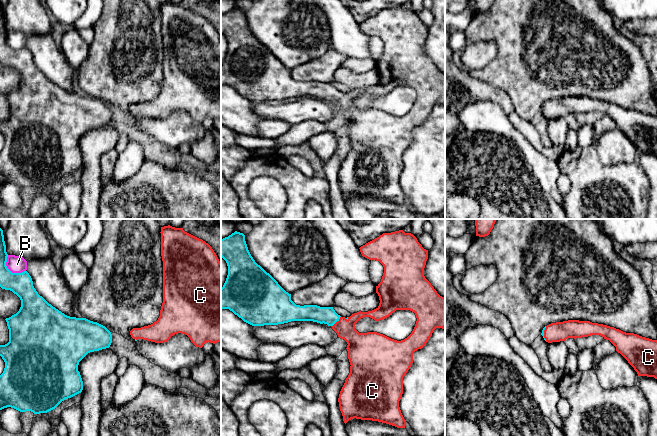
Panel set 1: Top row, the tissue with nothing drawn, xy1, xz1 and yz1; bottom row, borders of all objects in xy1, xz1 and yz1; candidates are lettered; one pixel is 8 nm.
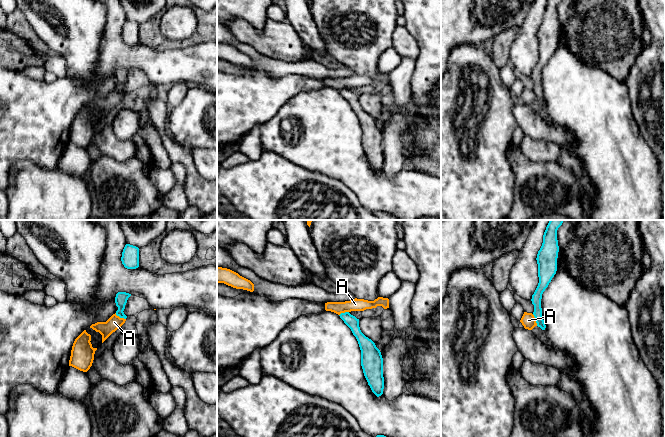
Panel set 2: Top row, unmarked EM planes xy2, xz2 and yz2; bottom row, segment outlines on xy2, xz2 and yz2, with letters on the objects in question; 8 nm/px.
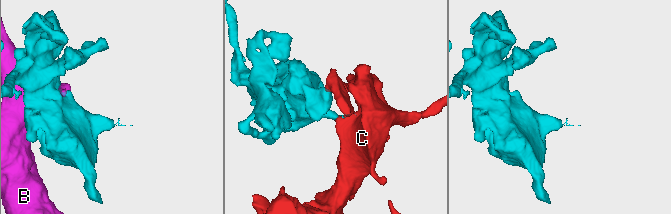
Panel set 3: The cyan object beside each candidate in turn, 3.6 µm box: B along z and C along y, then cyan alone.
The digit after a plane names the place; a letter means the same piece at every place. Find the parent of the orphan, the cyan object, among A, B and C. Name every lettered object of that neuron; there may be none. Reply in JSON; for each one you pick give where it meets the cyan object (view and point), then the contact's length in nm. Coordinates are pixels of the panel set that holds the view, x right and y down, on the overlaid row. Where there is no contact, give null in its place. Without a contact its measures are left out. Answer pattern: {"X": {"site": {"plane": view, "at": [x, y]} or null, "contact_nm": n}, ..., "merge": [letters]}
{"C": {"site": {"plane": "xz1", "at": [336, 321]}, "contact_nm": 120}, "merge": ["C"]}

